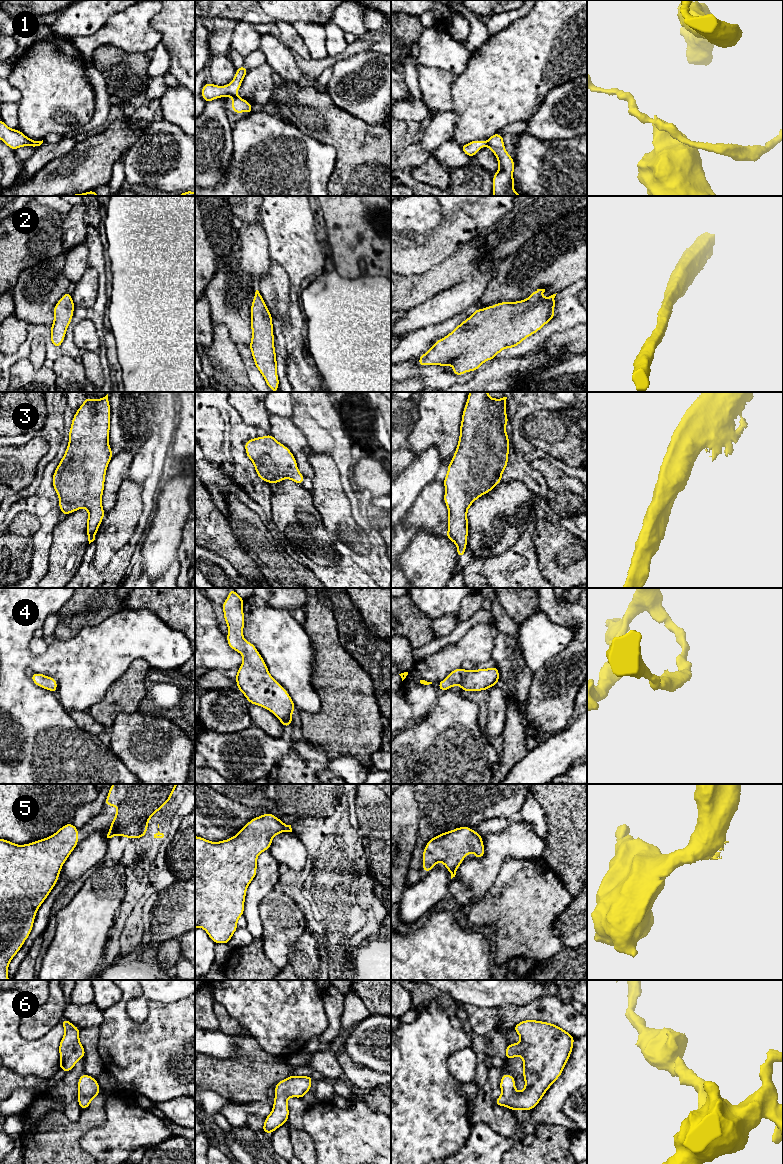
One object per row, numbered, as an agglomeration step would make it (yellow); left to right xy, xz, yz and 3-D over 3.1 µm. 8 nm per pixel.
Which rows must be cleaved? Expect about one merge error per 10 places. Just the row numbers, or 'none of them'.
1

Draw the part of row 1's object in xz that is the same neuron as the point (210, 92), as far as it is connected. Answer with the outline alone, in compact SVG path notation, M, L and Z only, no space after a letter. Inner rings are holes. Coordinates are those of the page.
M244 65L237 68L234 79L226 86L205 83L201 91L201 95L203 96L204 101L208 103L209 101L220 97L236 95L247 72L248 69Z

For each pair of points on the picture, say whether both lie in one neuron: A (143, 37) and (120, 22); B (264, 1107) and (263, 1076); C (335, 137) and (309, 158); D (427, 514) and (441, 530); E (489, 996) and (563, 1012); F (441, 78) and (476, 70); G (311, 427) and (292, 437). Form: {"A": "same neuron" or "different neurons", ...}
{"A": "same neuron", "B": "different neurons", "C": "different neurons", "D": "same neuron", "E": "different neurons", "F": "different neurons", "G": "different neurons"}

